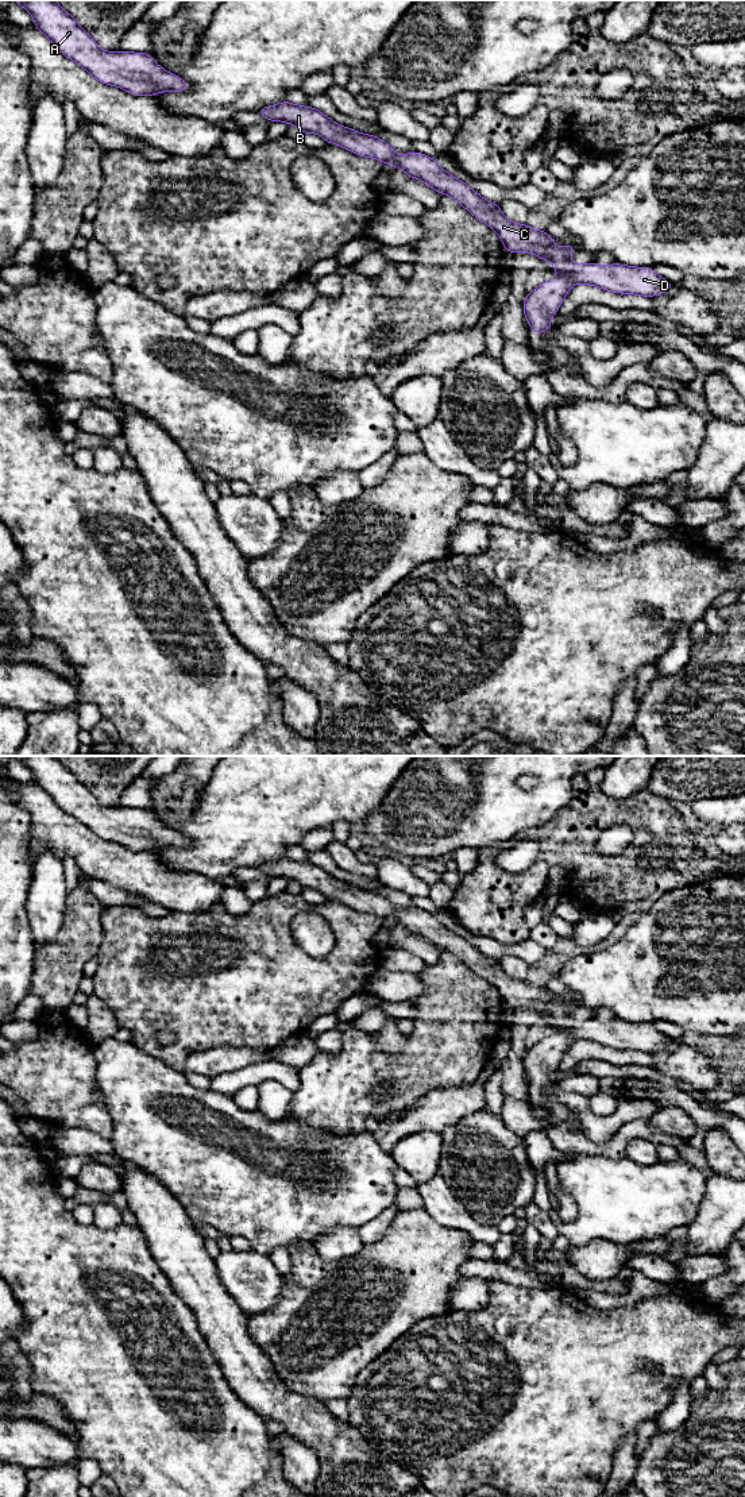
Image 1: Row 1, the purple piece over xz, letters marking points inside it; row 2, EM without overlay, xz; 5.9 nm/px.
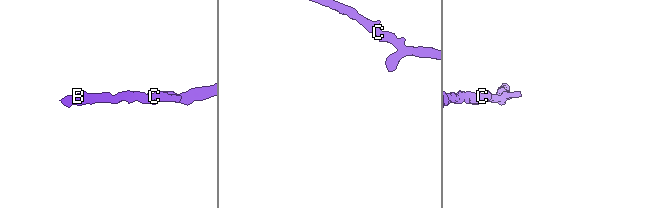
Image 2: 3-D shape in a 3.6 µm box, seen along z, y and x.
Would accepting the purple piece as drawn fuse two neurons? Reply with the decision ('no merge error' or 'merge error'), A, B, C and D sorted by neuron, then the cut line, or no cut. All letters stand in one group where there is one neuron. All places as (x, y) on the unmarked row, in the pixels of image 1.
no merge error; groups A B C D; cut none

